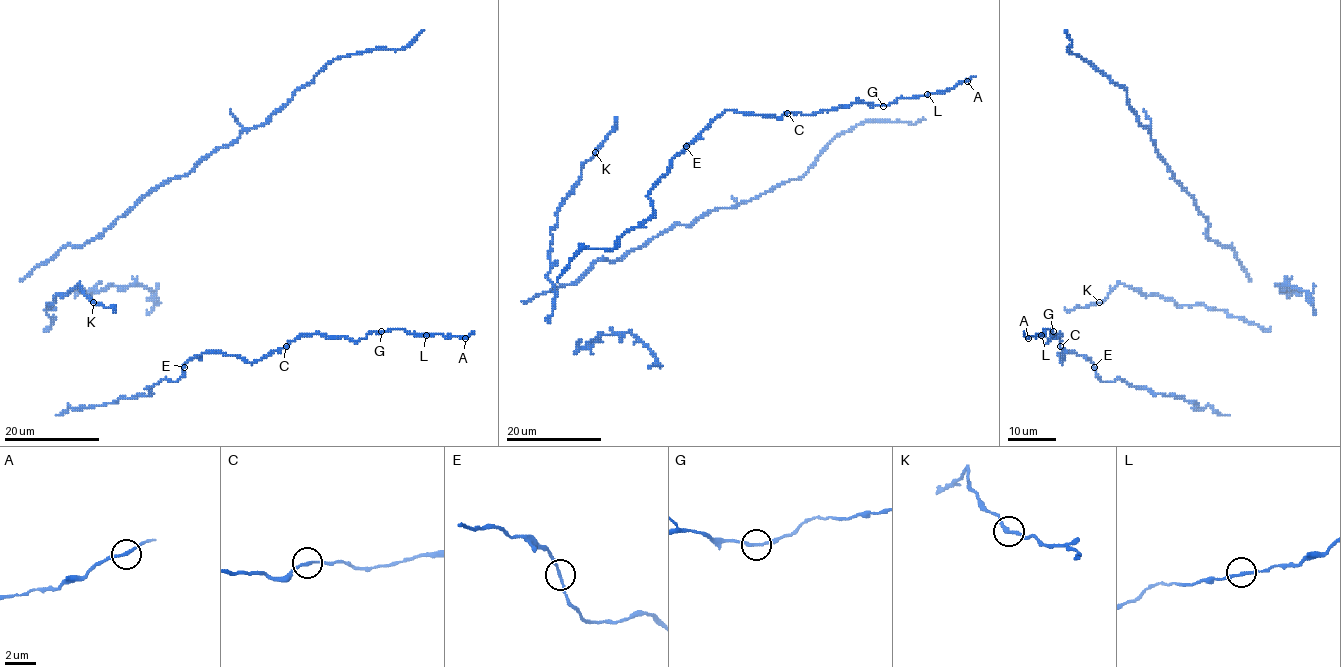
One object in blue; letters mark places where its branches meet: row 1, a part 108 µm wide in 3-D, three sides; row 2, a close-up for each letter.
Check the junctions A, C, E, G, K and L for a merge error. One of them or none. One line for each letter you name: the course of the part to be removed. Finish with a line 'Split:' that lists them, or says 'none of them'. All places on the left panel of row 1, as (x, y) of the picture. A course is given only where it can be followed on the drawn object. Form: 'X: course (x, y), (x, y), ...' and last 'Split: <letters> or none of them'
Split: none of them

